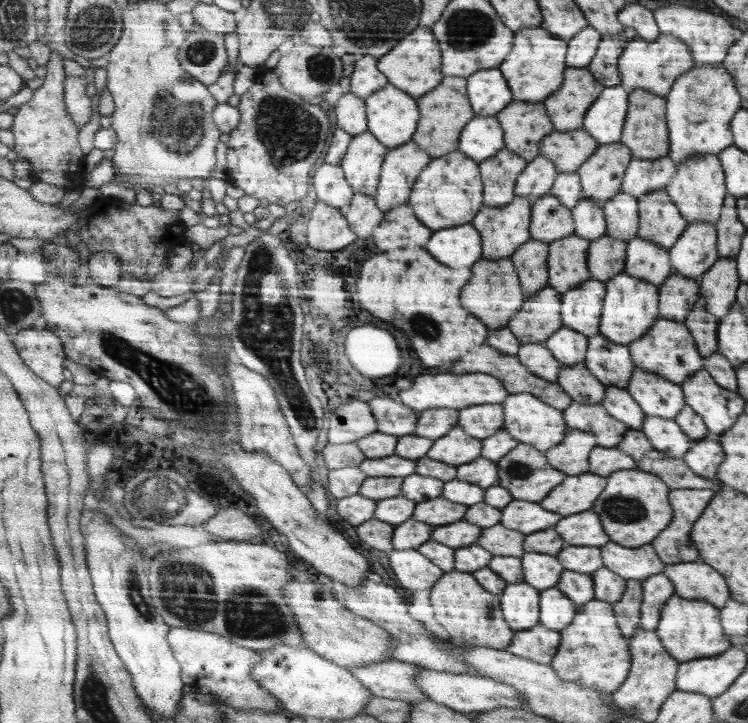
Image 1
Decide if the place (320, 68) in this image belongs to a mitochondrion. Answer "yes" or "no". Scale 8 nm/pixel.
yes

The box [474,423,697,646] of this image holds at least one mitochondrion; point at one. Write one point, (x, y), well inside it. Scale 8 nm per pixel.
(520, 468)

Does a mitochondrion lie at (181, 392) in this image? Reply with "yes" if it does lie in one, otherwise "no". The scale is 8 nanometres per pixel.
yes

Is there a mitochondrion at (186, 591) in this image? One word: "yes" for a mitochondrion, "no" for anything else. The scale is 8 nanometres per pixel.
yes

